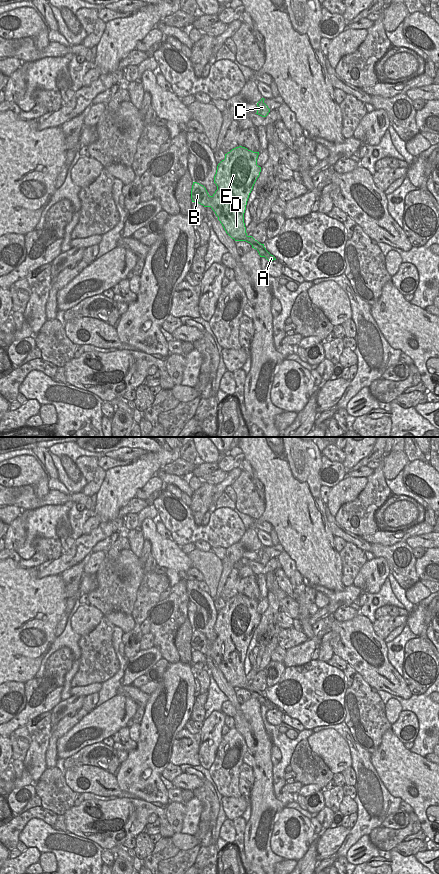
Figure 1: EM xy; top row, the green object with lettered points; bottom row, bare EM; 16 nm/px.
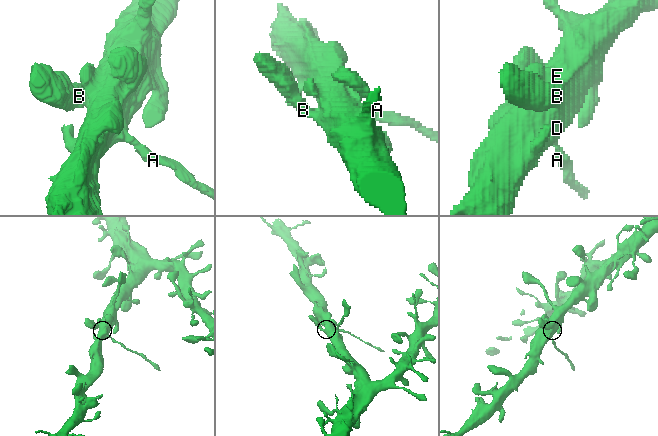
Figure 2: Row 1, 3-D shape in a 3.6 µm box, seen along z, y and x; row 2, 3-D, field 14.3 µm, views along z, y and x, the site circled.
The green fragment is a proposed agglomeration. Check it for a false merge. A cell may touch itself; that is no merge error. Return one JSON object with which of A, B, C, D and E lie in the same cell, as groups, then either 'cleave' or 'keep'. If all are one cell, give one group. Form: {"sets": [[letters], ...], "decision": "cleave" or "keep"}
{"sets": [["A"], ["B", "C", "D", "E"]], "decision": "cleave"}

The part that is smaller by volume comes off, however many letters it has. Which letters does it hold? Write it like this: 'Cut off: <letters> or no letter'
Cut off: A

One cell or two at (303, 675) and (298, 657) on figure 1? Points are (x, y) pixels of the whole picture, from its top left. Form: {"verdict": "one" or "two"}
{"verdict": "two"}

